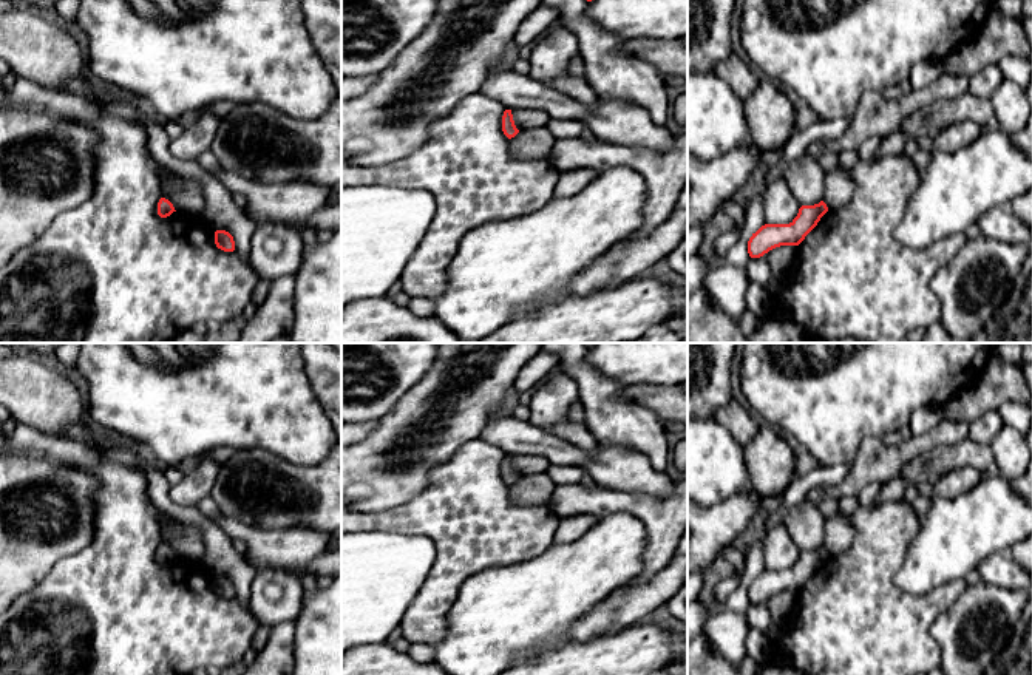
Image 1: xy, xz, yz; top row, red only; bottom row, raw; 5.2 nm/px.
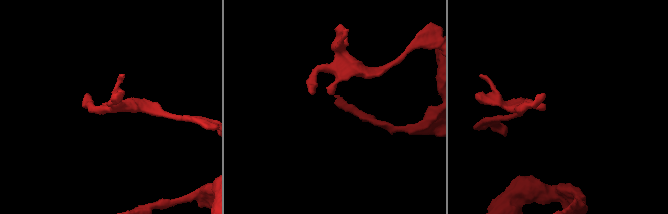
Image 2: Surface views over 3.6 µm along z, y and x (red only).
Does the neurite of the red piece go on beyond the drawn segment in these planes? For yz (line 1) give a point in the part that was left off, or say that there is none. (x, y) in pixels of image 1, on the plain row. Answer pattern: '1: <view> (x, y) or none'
1: none

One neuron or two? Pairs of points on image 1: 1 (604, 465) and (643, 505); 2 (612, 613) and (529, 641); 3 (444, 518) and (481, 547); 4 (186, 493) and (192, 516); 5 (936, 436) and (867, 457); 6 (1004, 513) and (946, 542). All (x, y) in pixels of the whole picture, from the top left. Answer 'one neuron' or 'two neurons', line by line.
1: two neurons
2: two neurons
3: one neuron
4: two neurons
5: one neuron
6: one neuron

